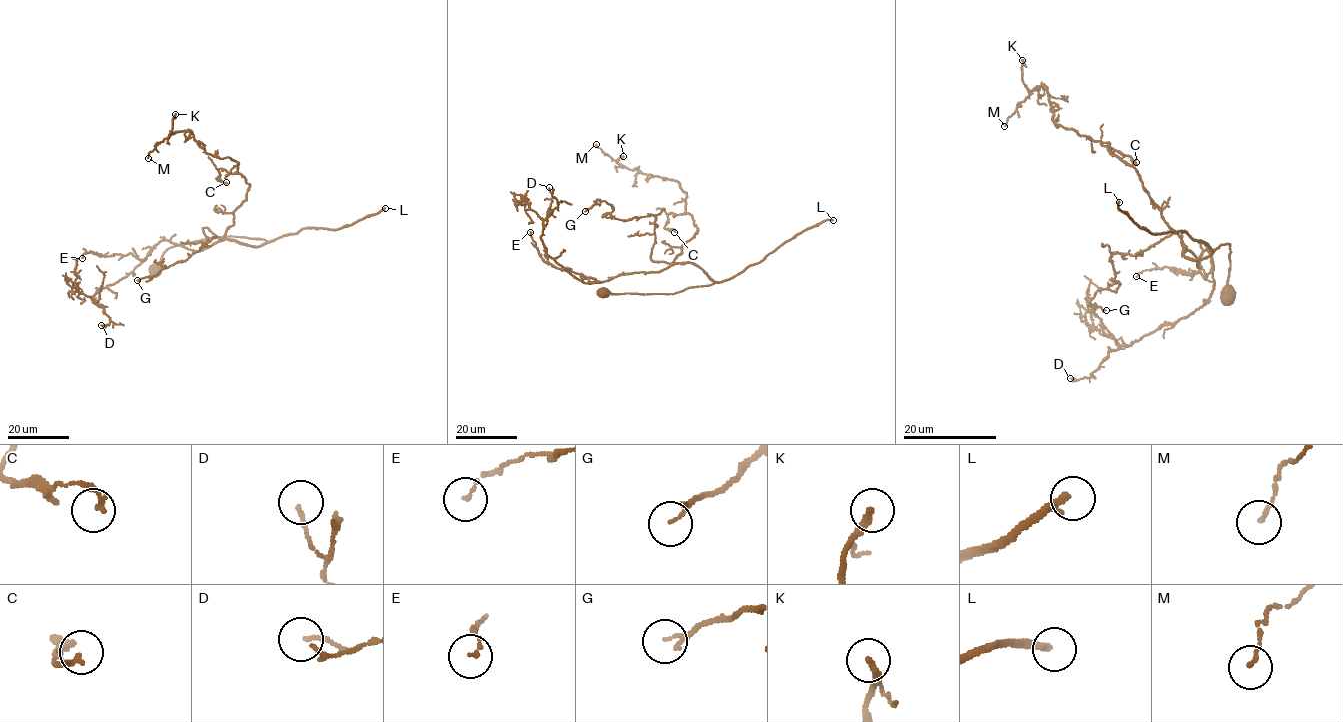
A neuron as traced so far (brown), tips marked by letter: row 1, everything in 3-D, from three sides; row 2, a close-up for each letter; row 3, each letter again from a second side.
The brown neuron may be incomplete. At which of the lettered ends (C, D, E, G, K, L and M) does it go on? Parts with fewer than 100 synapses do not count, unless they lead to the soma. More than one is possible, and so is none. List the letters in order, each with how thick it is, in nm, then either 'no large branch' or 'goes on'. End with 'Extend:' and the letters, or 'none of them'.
C: calibre 170 nm; no large branch
D: calibre 120 nm; no large branch
E: calibre 90 nm; no large branch
G: calibre 80 nm; no large branch
K: calibre 240 nm; no large branch
L: calibre 260 nm; goes on
M: calibre 120 nm; no large branch
Extend: L

